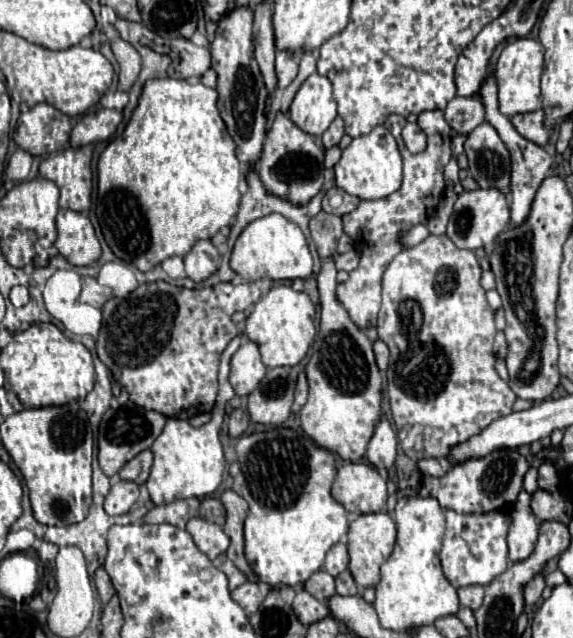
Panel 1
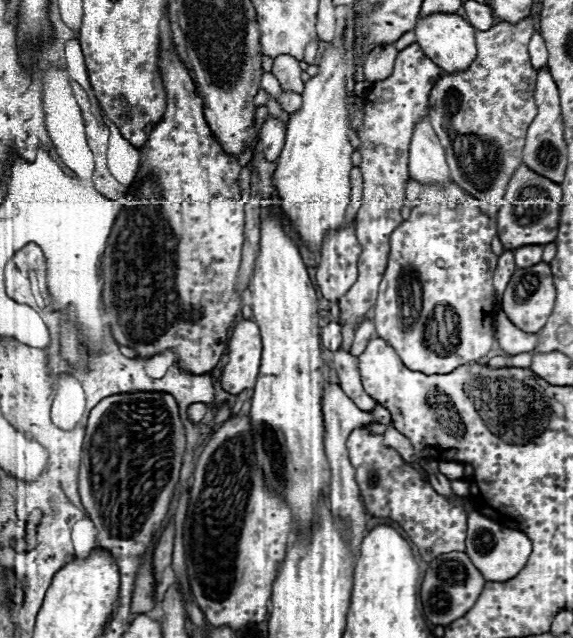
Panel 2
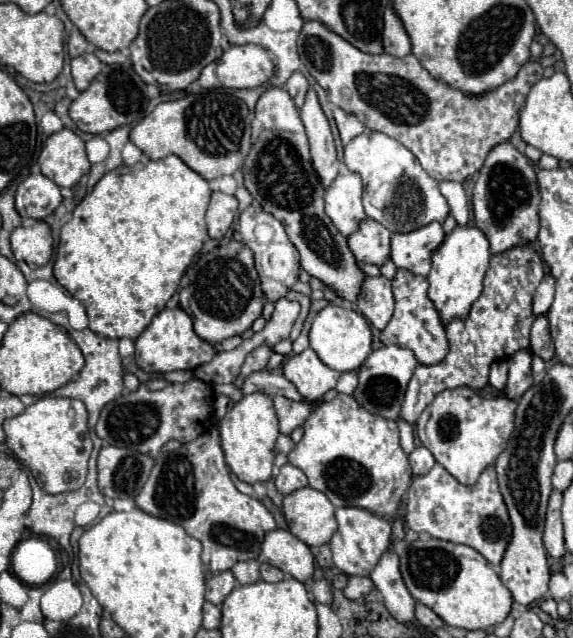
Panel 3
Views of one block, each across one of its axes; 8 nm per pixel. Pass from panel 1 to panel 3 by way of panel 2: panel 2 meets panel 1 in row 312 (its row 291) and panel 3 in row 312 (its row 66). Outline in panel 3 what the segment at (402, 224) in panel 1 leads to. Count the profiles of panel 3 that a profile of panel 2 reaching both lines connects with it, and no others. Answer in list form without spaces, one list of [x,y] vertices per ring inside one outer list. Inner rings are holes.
[[[398,268],[392,280],[392,290],[396,300],[396,310],[388,326],[380,332],[380,342],[410,348],[420,364],[436,364],[438,360],[442,360],[442,356],[446,356],[448,344],[440,314],[432,304],[432,300],[428,298],[428,280],[424,276],[412,274],[410,270]]]

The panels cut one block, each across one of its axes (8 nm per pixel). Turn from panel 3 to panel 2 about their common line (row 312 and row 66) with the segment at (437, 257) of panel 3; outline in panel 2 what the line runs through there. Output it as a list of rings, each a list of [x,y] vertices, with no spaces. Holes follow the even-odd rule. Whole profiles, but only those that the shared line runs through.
[[[428,14],[424,18],[418,20],[416,28],[416,42],[420,44],[422,52],[436,62],[444,72],[450,70],[466,70],[466,66],[472,64],[472,60],[476,58],[476,46],[474,46],[474,34],[476,28],[470,26],[462,16],[458,14]]]

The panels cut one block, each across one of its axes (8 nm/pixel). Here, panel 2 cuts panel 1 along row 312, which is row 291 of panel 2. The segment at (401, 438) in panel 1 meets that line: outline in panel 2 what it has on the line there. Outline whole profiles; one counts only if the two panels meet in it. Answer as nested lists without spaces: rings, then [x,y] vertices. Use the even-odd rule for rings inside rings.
[[[456,182],[446,186],[424,184],[422,196],[412,206],[410,218],[392,232],[388,268],[374,306],[374,324],[378,338],[390,344],[410,370],[424,374],[448,374],[466,362],[480,360],[490,350],[494,342],[492,276],[498,260],[490,248],[492,236],[494,230],[490,226],[490,218],[478,208],[478,200],[466,194]]]

